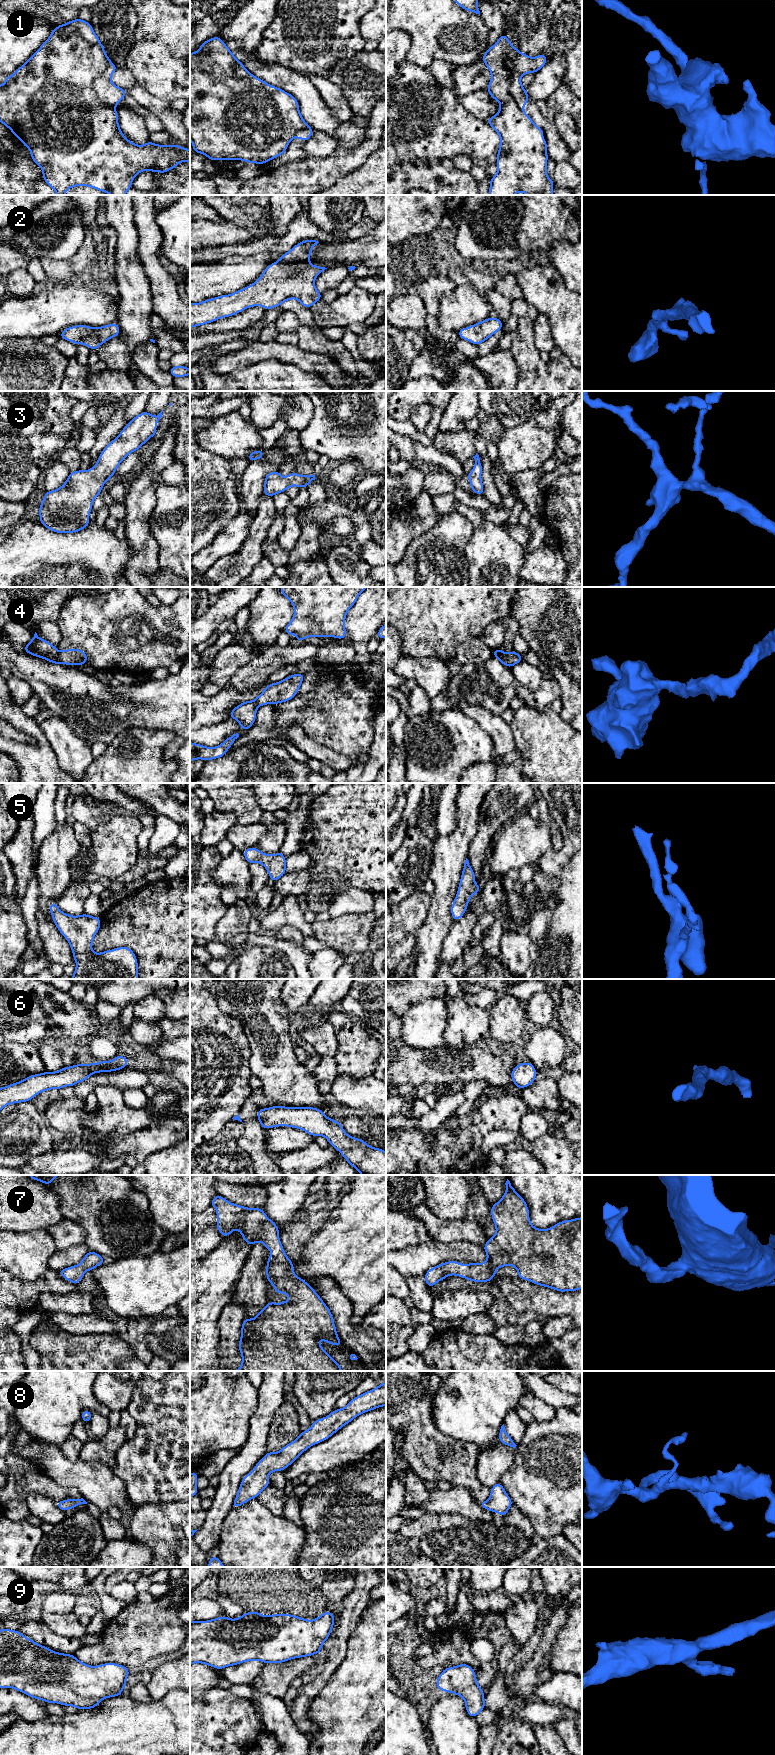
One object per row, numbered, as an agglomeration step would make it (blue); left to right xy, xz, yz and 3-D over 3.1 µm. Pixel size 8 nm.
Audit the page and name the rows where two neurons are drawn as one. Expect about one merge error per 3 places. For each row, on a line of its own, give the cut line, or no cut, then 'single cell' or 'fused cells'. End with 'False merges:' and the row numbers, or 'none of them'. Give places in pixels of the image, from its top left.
1: cut xy (110, 61), (94, 83), (94, 90), (104, 104), (114, 107); fused cells
2: cut none; single cell
3: cut none; single cell
4: cut xy (57, 651), (60, 663); fused cells
5: cut none; single cell
6: cut none; single cell
7: cut none; single cell
8: cut none; single cell
9: cut none; single cell
False merges: 1, 4

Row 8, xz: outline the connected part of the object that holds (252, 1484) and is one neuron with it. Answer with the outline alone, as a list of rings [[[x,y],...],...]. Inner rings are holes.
[[[386,1381],[351,1399],[344,1408],[335,1409],[328,1416],[315,1420],[309,1429],[301,1431],[299,1437],[279,1452],[267,1452],[258,1461],[253,1470],[243,1477],[233,1506],[241,1506],[257,1498],[270,1485],[268,1475],[271,1472],[285,1470],[312,1445],[327,1440],[364,1412],[383,1406],[386,1406]]]

